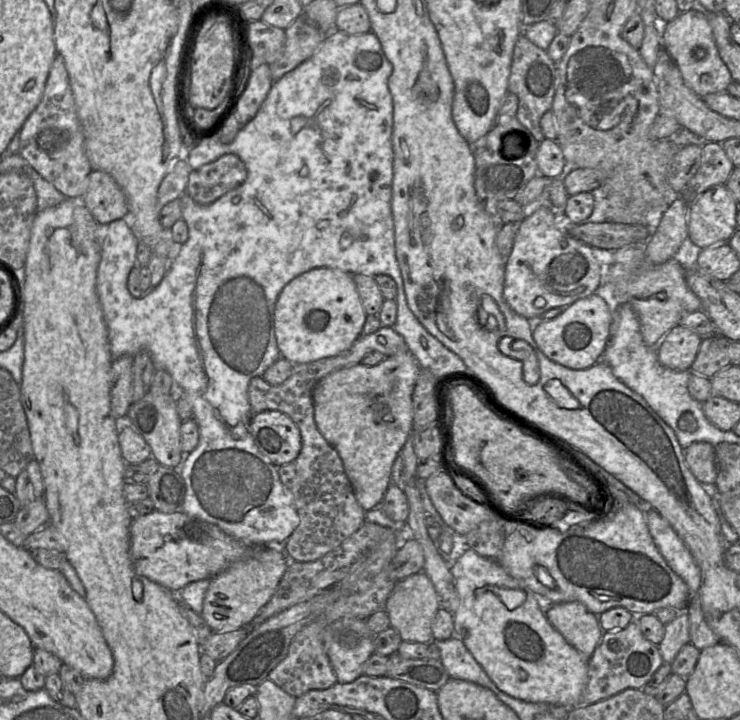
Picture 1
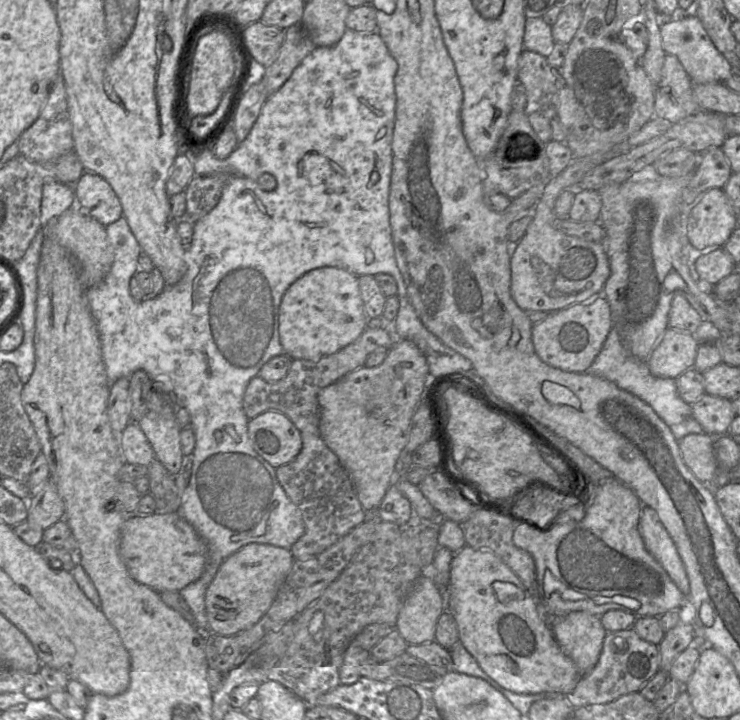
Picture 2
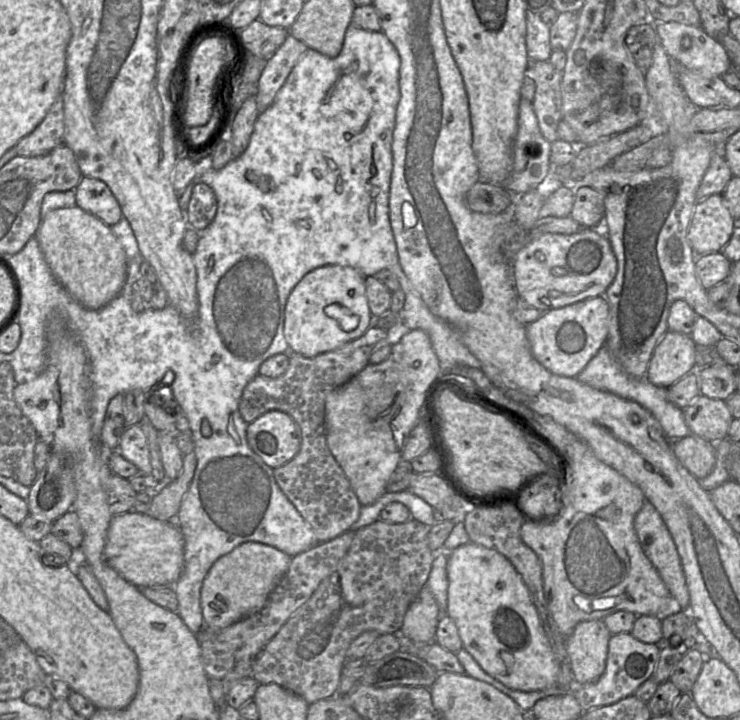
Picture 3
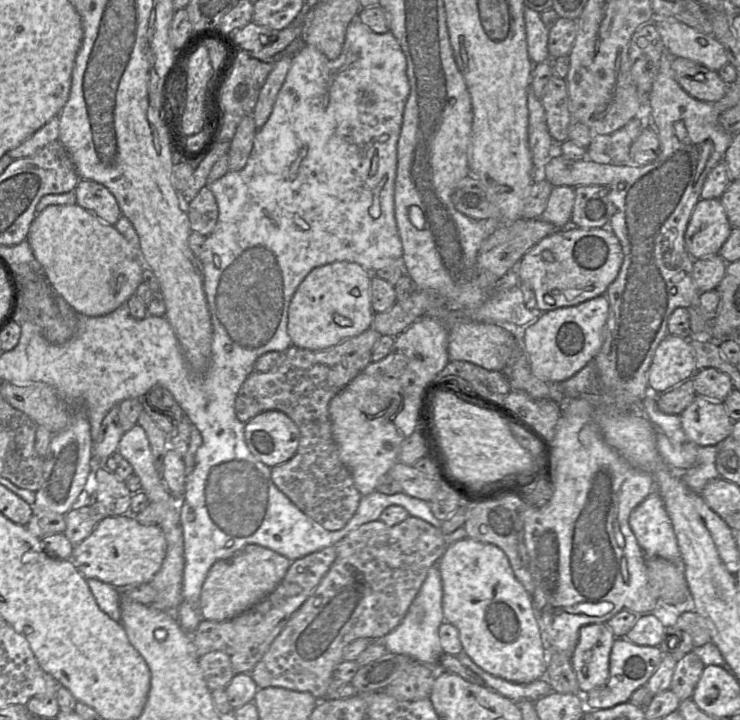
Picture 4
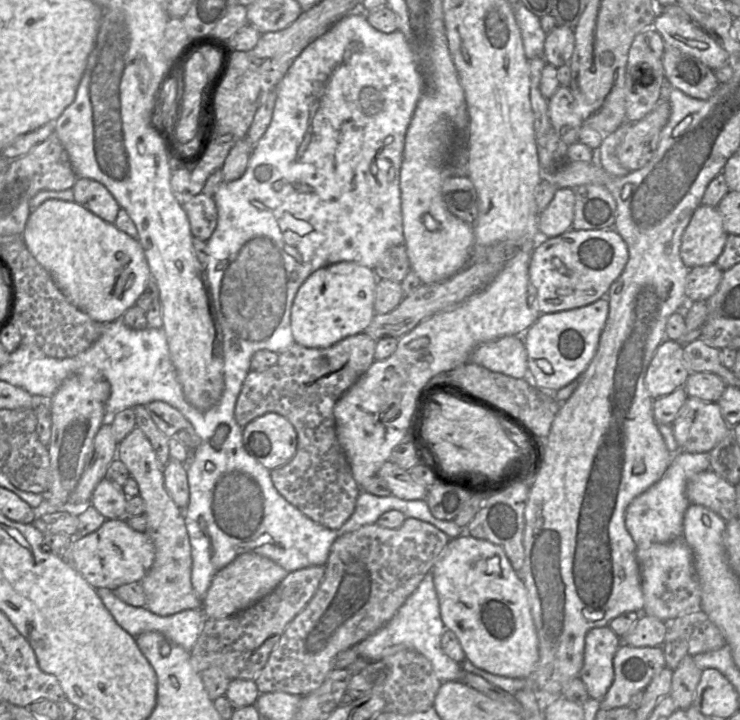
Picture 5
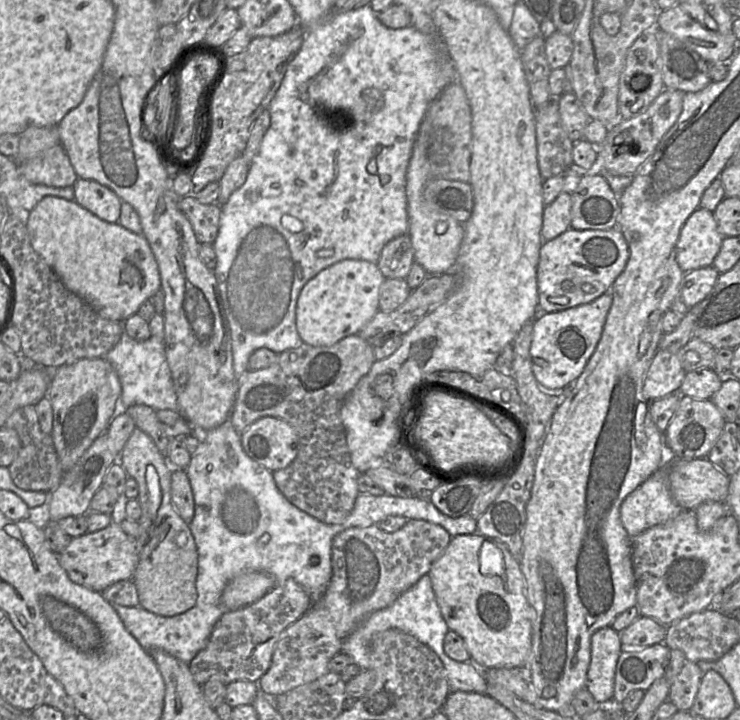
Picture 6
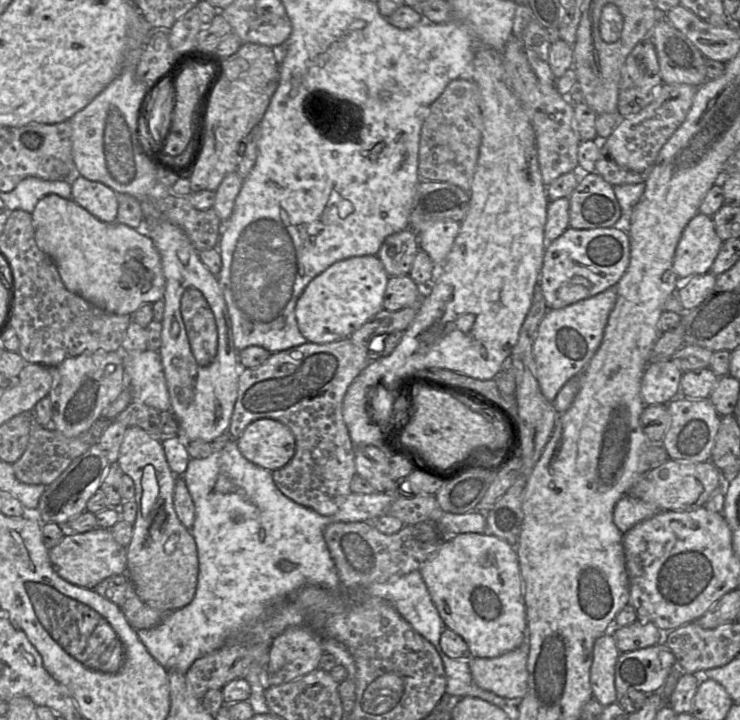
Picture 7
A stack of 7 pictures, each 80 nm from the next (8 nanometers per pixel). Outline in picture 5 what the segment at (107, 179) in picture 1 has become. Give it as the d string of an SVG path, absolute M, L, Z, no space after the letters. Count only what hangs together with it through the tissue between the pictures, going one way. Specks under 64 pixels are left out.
M78 177L72 189L76 203L104 221L115 223L121 207L103 184L89 178Z

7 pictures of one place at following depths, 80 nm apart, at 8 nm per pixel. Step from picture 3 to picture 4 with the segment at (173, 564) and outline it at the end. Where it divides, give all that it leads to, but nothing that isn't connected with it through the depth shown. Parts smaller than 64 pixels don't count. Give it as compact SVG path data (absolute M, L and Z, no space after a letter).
M132 514L103 517L89 537L74 546L70 561L85 579L97 579L117 589L150 583L160 570L167 543L159 525L142 525Z

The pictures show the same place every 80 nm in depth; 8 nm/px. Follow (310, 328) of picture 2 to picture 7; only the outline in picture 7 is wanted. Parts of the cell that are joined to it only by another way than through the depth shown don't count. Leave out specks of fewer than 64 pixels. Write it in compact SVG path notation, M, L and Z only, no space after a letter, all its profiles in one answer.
M377 255L356 256L332 264L304 289L296 304L300 333L308 342L325 344L349 338L383 308L389 275Z

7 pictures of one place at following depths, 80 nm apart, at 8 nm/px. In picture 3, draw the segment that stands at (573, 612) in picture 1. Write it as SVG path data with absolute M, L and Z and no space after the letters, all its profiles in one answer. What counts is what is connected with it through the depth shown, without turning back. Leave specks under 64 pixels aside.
M588 620L579 622L566 638L576 685L596 681L604 673L611 635L602 620Z

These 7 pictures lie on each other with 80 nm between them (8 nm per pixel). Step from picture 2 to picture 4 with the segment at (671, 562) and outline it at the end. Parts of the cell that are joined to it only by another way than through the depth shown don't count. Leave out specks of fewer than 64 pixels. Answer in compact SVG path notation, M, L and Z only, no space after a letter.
M656 490L633 509L629 526L646 558L682 561L673 525Z

